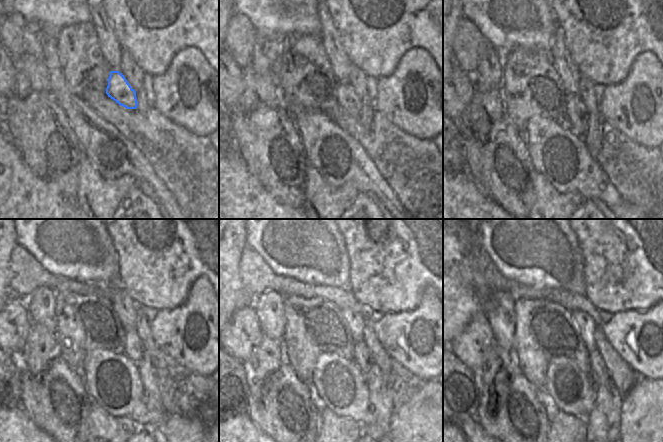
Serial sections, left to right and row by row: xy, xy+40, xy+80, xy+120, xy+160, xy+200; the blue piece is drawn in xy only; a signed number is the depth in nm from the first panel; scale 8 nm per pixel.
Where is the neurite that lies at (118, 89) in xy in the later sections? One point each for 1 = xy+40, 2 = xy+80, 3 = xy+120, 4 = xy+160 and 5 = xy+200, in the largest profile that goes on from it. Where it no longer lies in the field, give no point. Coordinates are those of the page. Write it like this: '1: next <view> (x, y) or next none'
1: next xy+40 (348, 100)
2: next xy+80 (577, 114)
3: next xy+120 (133, 348)
4: next xy+160 (361, 357)
5: next xy+200 (599, 371)

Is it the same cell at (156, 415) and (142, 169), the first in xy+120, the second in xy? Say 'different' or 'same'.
same

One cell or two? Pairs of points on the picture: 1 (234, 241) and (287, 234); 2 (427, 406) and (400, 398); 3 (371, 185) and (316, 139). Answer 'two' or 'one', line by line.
1: two
2: two
3: one

